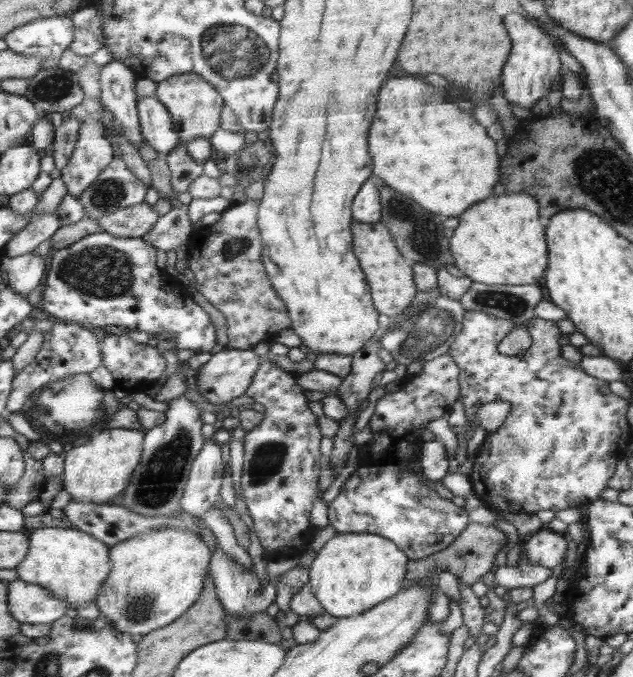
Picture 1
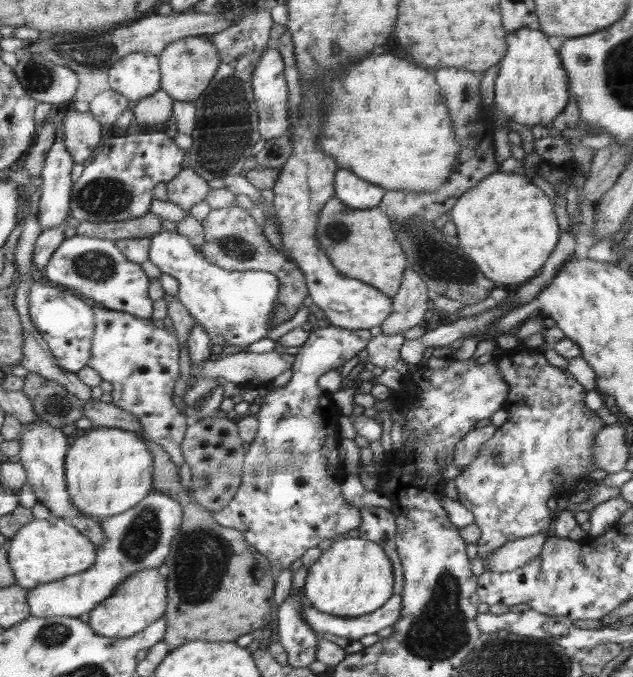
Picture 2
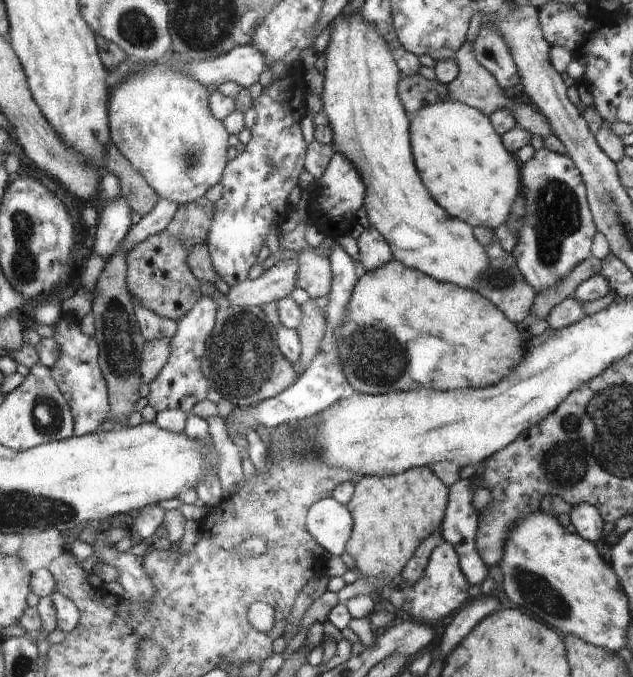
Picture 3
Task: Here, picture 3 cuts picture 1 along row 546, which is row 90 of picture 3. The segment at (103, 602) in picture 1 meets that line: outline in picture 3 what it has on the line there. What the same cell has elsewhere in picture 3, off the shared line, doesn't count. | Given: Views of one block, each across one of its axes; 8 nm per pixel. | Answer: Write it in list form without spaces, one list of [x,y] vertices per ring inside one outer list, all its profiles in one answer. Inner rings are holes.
[[[166,58],[158,59],[157,61],[144,61],[149,62],[149,65],[142,65],[141,69],[136,69],[133,73],[129,74],[129,77],[122,83],[120,83],[111,94],[110,105],[110,120],[112,126],[113,142],[124,153],[126,158],[132,161],[132,164],[140,171],[144,173],[144,176],[149,180],[149,183],[163,196],[173,201],[178,201],[182,204],[182,208],[185,205],[191,204],[197,201],[199,198],[205,197],[206,192],[216,186],[223,178],[222,170],[225,170],[227,166],[226,152],[228,152],[228,133],[225,129],[225,123],[222,119],[219,119],[213,111],[210,94],[210,88],[205,82],[200,79],[194,78],[186,71],[179,69],[176,65],[173,65]]]

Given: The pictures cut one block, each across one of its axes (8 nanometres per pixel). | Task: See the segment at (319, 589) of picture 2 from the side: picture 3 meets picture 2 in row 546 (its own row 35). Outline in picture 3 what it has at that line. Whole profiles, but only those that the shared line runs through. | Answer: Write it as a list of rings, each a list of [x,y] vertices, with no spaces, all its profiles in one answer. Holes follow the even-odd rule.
[[[360,8],[358,11],[354,11],[350,16],[339,17],[330,32],[330,39],[323,55],[320,58],[319,66],[324,75],[324,83],[321,94],[322,101],[322,111],[329,120],[332,134],[333,142],[332,148],[345,156],[349,161],[357,167],[362,182],[365,183],[366,187],[366,200],[365,207],[367,212],[367,218],[369,219],[370,226],[376,228],[380,234],[386,239],[389,244],[390,250],[392,251],[393,258],[400,261],[404,266],[410,267],[411,269],[416,269],[422,271],[424,274],[430,275],[432,278],[440,282],[450,283],[453,285],[458,285],[459,287],[466,287],[471,289],[472,283],[475,284],[475,280],[478,275],[489,261],[489,255],[486,254],[485,248],[478,243],[478,240],[474,237],[472,233],[473,227],[469,223],[464,222],[462,219],[456,219],[432,197],[429,190],[425,187],[425,183],[422,182],[420,172],[416,167],[416,160],[413,158],[412,151],[412,138],[410,138],[410,129],[412,127],[412,122],[405,110],[405,106],[401,101],[399,94],[399,83],[402,79],[402,74],[389,50],[389,46],[386,39],[379,34],[377,27],[368,23],[362,16]]]

